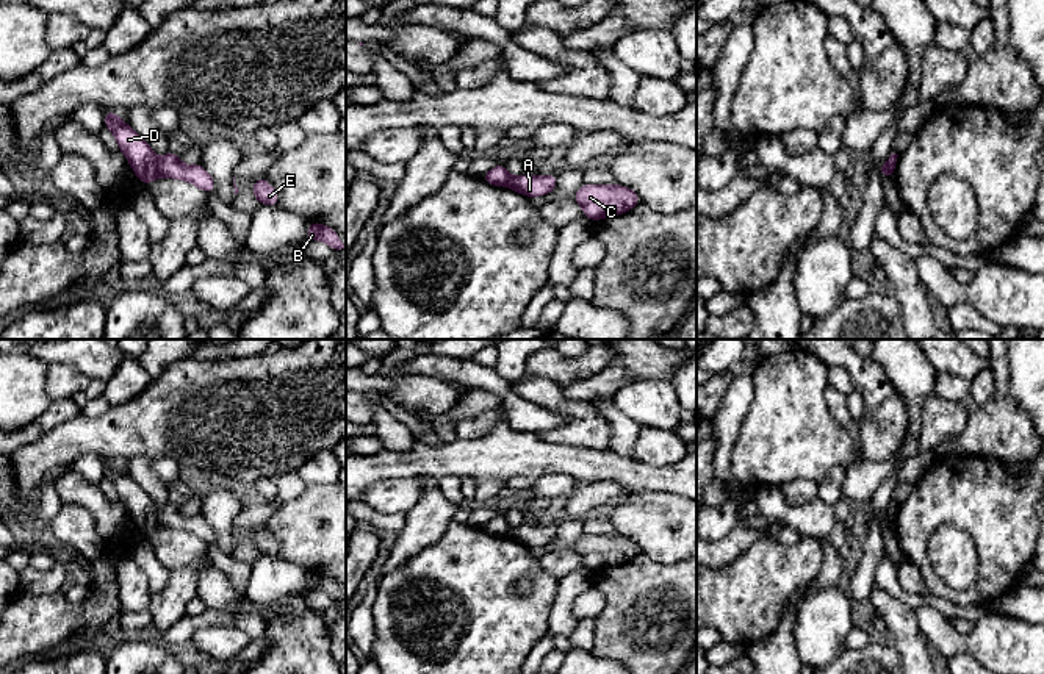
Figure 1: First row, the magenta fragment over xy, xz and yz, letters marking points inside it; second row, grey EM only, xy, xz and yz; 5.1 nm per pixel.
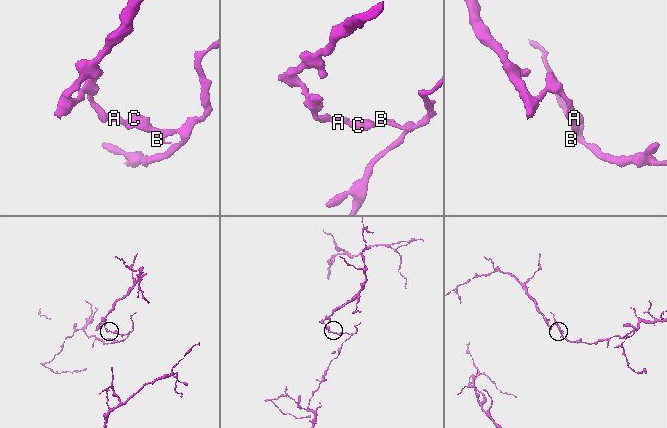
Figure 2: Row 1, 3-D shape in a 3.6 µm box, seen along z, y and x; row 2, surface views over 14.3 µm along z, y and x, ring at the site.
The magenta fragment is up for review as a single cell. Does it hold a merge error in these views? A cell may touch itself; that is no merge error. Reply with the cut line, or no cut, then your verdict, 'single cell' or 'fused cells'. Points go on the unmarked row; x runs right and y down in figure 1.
cut in xy along (155, 510), (158, 524); fused cells

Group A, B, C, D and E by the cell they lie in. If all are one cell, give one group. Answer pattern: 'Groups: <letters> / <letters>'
Groups: A B C E / D

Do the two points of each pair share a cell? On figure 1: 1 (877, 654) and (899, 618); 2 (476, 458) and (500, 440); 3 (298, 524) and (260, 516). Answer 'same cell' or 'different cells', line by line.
1: different cells
2: same cell
3: different cells

